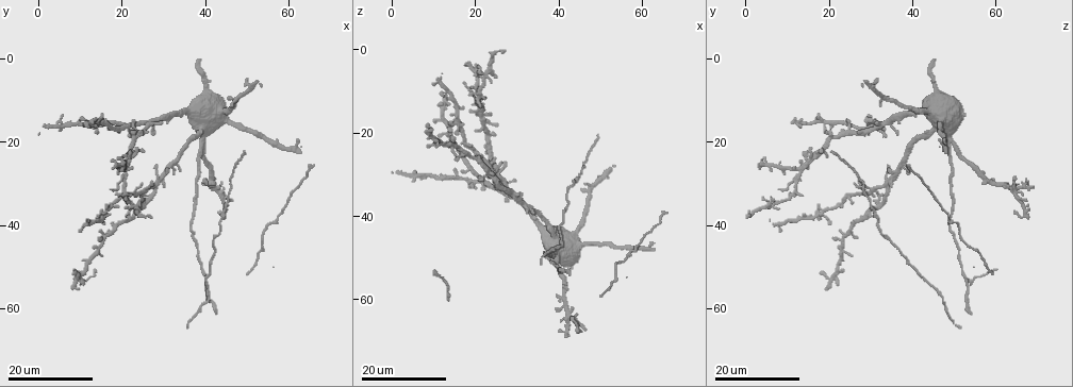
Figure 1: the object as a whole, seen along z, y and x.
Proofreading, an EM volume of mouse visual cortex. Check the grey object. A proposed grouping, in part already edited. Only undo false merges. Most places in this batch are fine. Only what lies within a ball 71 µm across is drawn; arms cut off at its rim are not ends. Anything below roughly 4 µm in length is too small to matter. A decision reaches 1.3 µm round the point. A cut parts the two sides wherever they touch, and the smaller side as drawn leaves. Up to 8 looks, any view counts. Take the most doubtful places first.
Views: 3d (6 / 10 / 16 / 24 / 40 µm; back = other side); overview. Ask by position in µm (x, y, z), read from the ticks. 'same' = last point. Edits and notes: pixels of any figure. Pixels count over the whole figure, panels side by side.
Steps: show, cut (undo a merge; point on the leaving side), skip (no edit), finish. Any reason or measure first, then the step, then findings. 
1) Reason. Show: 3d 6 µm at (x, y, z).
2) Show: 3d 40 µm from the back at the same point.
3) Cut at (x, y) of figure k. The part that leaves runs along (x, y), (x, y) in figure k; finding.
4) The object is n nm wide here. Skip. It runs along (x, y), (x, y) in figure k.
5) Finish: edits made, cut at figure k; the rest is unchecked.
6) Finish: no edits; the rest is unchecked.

Thin arm on a thick one. Show: 3d 16 µm at (19.5, 29.0, 12.0).

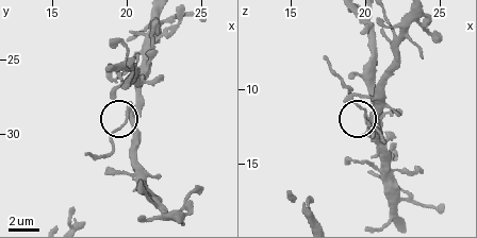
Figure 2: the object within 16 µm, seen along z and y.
Closer look. Show: 3d 6 µm at (20.0, 28.6, 11.8).

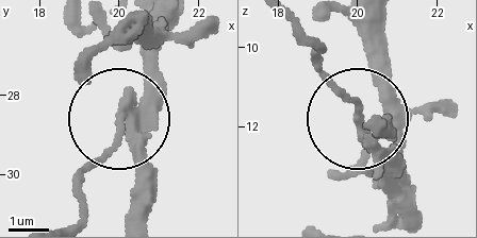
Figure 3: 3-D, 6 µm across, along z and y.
5 arms meet here. Cut at (115, 149) of figure 3. Two neurons meet here.

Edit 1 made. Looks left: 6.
Show: overview.

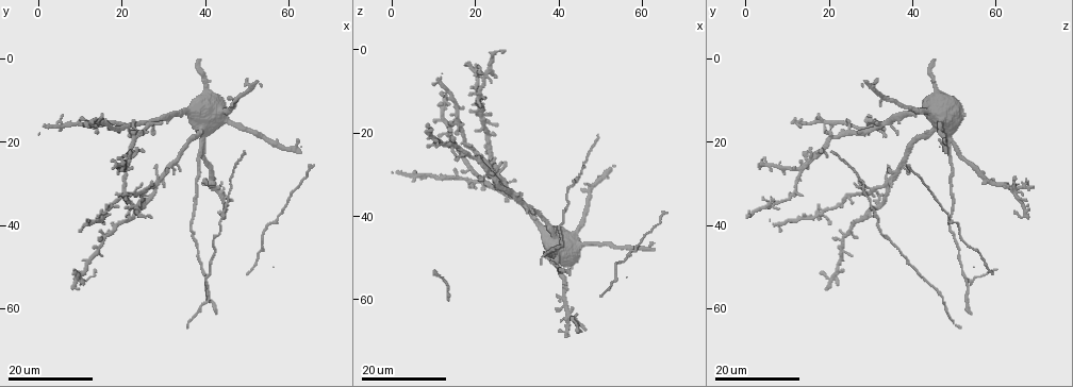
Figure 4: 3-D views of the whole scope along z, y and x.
Looks like a crossing. Show: 3d 24 µm at (43.0, 32.0, 64.0).

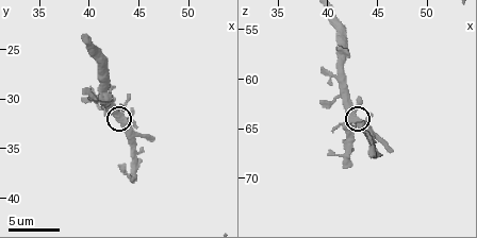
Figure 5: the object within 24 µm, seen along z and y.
Closer look. Show: 3d 10 µm at the same point.

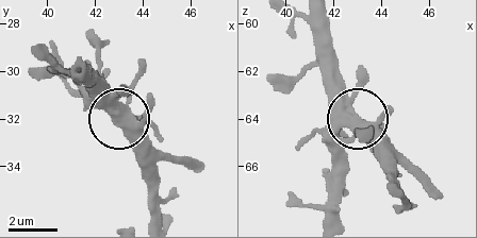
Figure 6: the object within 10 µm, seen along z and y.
The side arm is 6 µm long. Skip. One neuron here.

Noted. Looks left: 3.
Thin neck. Show: 3d 24 µm at (54.0, 44.5, 53.0).

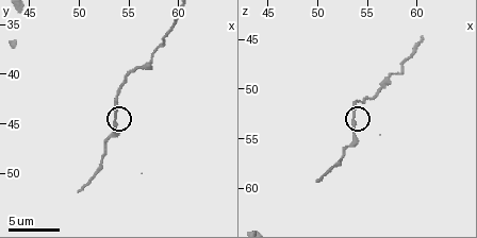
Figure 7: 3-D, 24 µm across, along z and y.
Show: 3d 6 µm at (53.6, 44.4, 52.6).

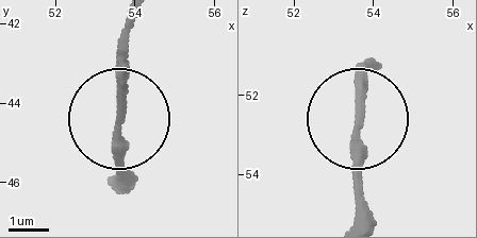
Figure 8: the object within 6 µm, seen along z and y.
Skip. It runs along (135, 18), (115, 176) in figure 8; continuous, no second neuron.

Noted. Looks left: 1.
Finish: edits made, cut at figure 3; the rest is unchecked.

